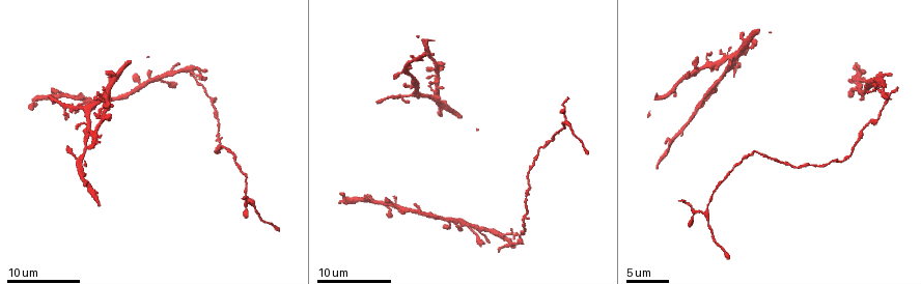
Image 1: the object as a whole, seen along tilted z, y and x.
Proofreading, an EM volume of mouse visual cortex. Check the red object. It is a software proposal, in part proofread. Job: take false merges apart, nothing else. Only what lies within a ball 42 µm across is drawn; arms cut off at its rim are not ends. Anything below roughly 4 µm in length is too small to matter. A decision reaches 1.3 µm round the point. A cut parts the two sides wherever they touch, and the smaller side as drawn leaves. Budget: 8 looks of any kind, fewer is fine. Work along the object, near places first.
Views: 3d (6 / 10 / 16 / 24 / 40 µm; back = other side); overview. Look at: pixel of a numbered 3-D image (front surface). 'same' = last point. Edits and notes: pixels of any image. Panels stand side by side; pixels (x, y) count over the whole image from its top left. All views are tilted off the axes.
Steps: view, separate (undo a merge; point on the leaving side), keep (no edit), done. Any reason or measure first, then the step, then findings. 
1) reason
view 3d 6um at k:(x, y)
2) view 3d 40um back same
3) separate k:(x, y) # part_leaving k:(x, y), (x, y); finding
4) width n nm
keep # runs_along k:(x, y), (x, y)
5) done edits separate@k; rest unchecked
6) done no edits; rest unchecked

a narrow waist
view 3d 10um at 1:(529, 184)

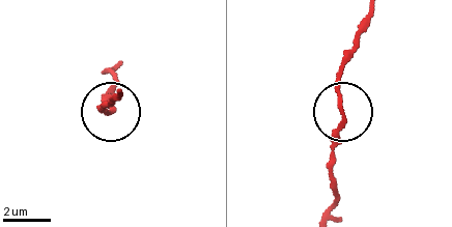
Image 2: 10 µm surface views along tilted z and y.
keep # runs_along 2:(329, 206), (331, 133), (342, 111), (337, 81), (344, 52); continuous, no second neuron

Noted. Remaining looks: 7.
a narrow waist
view 3d 10um at 1:(539, 150)

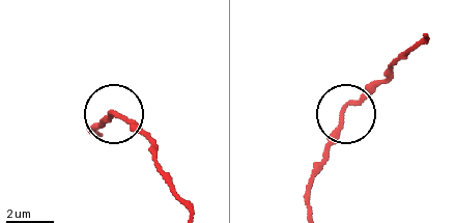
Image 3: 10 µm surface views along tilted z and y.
width 180 nm
keep # runs_along 3:(310, 212), (307, 193), (343, 111), (390, 72); one neuron here

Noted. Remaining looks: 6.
view 3d 10um at 1:(525, 215)

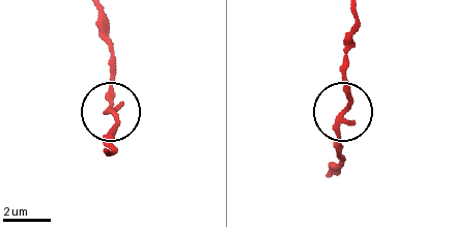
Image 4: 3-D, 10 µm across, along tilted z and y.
view 3d 10um back at 4:(343, 111)

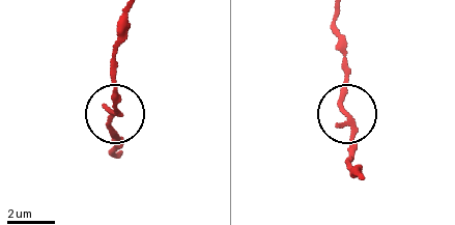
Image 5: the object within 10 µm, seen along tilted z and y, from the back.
width 180 nm
keep # runs_along 5:(361, 178), (349, 164), (353, 149), (345, 107), (345, 58); all the same neuron

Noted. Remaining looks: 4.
three arms meet
view 3d 6um at 1:(146, 84)

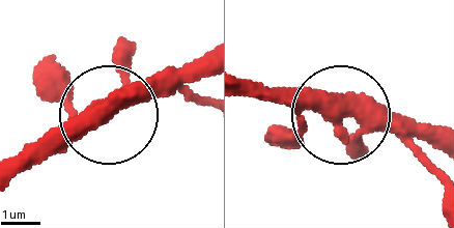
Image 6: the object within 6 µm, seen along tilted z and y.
width 390 nm
keep # runs_along 6:(331, 112), (264, 96); continuous, no second neuron

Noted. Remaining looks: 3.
done no edits; rest unchecked

